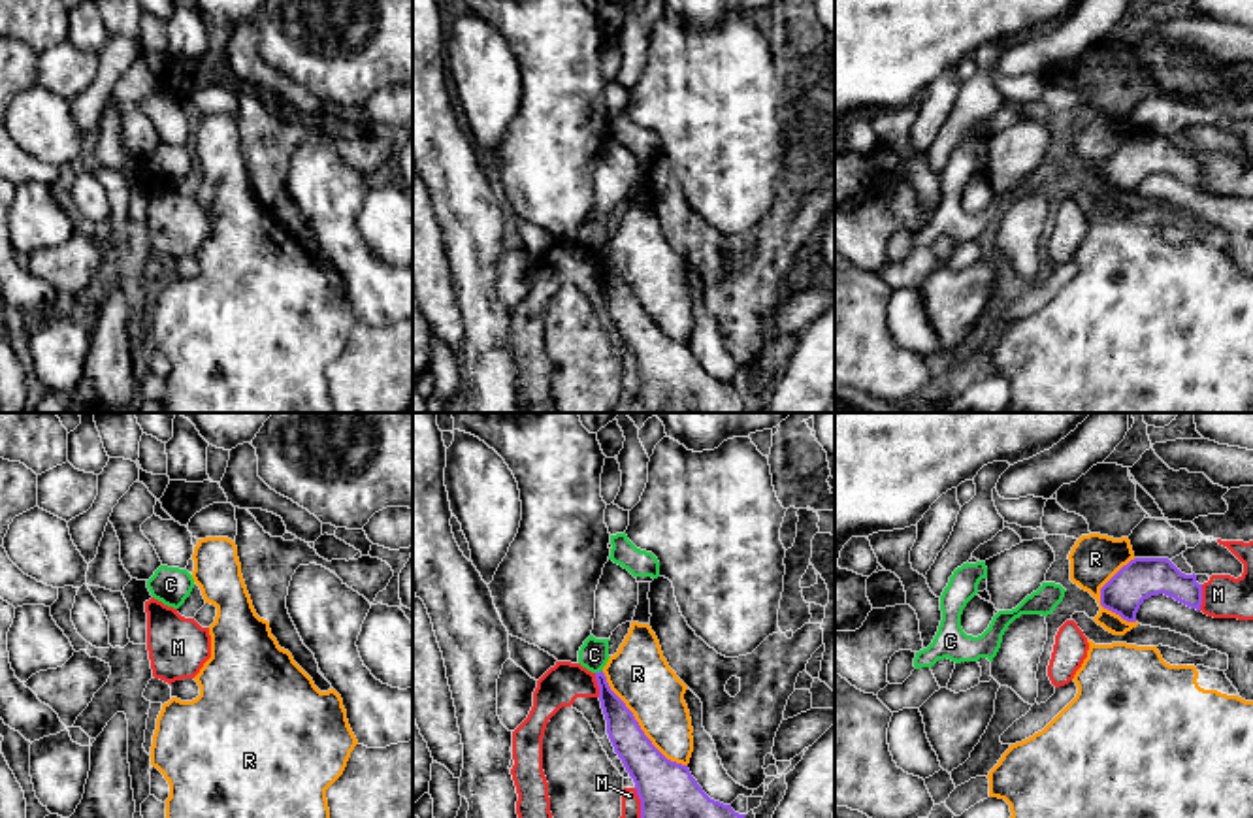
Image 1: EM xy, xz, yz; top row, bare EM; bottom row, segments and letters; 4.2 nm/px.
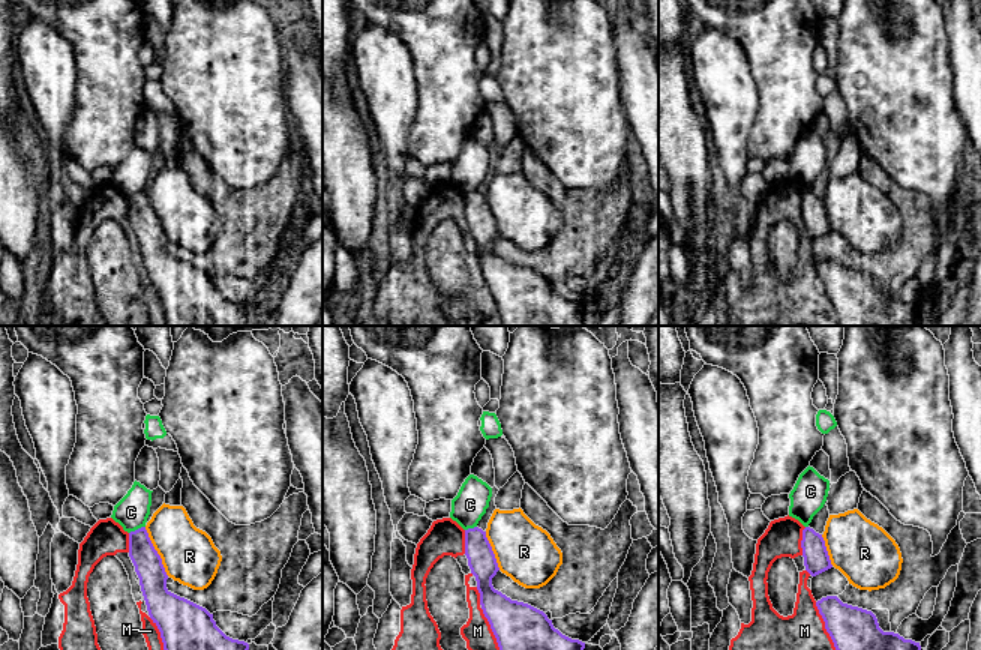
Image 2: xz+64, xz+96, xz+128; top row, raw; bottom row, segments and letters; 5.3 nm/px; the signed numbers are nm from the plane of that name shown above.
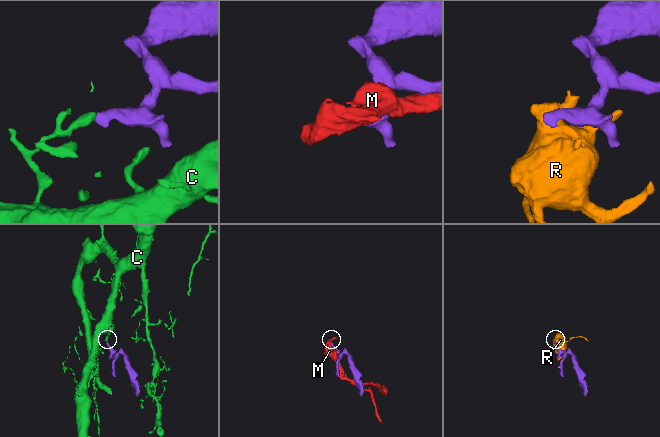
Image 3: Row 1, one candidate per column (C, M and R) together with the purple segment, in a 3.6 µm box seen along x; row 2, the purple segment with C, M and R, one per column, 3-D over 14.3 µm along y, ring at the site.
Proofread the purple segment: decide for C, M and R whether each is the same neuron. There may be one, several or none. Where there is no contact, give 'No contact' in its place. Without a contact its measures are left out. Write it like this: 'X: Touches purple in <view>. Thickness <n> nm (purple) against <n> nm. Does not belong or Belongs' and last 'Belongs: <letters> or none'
C: Touches purple in xz. Thickness 130 nm (purple) against 130 nm. Does not belong
M: Touches purple in yz. Thickness 170 nm (purple) against 190 nm. Does not belong
R: Touches purple in xz. Thickness 190 nm (purple) against 260 nm. Does not belong
Belongs: none

